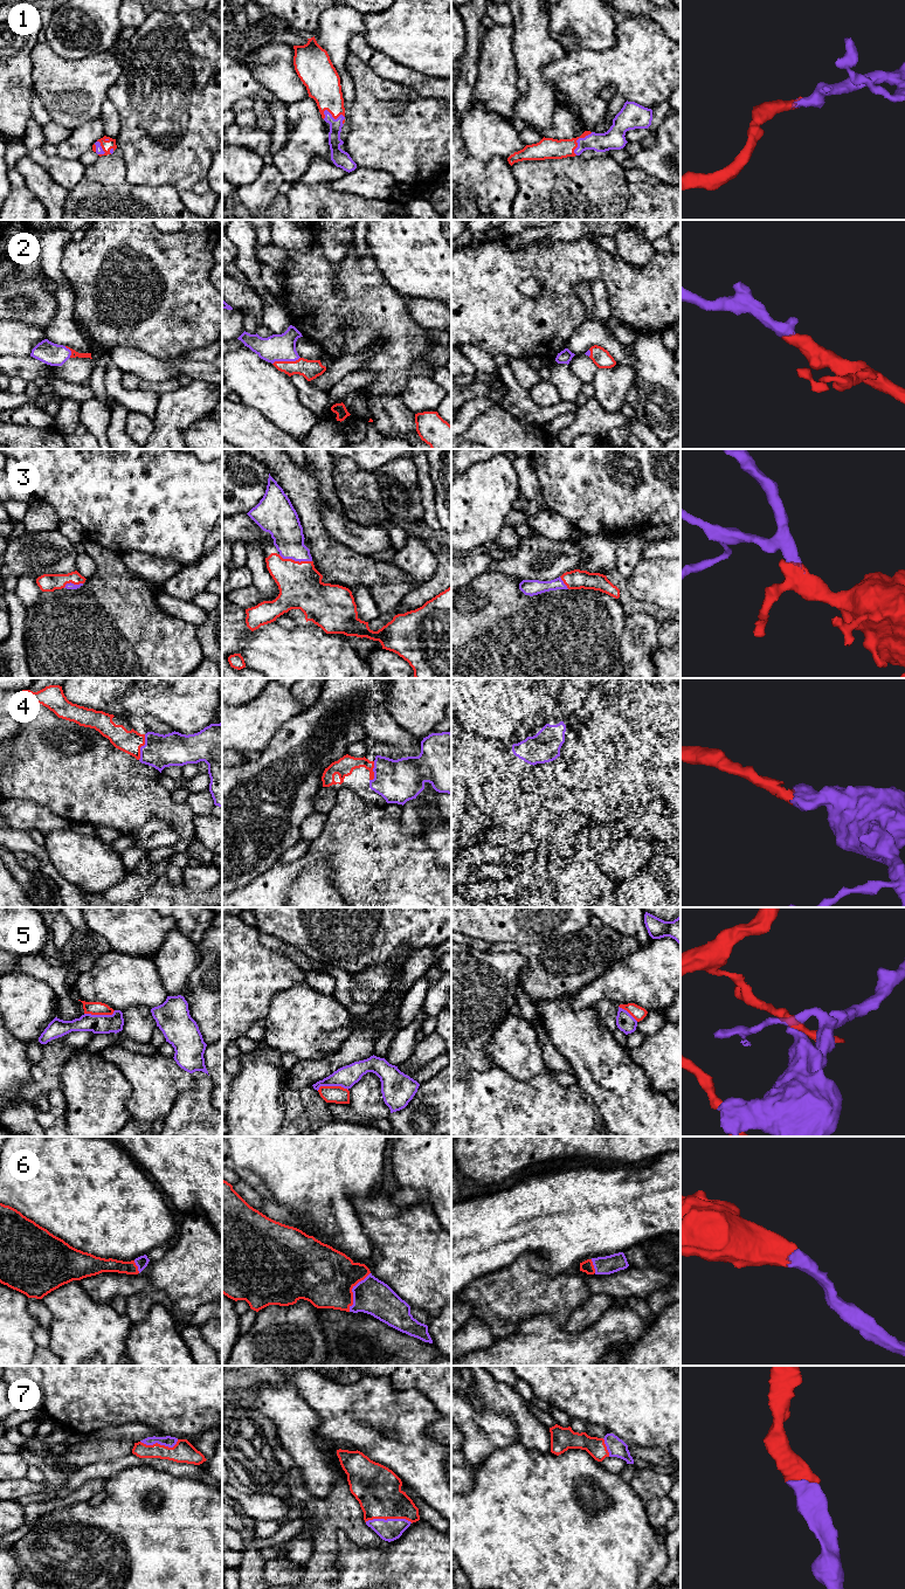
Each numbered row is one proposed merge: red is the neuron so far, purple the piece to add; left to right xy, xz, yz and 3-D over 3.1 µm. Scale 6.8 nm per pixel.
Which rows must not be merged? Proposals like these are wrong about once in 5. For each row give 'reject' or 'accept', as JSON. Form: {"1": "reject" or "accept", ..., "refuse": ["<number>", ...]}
{"1": "accept", "2": "accept", "3": "accept", "4": "accept", "5": "reject", "6": "accept", "7": "accept", "refuse": ["5"]}

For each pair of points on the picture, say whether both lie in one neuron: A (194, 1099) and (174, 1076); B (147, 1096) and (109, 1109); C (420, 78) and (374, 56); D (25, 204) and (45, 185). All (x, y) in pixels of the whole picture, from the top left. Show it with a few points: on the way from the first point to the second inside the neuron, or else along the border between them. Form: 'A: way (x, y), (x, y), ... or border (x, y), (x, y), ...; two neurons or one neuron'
A: border (192, 1073), (194, 1084), (178, 1096), (170, 1111); two neurons
B: border (123, 1076), (131, 1087), (126, 1100), (131, 1117); two neurons
C: way (408, 76), (386, 68); one neuron
D: border (26, 186), (45, 207); two neurons

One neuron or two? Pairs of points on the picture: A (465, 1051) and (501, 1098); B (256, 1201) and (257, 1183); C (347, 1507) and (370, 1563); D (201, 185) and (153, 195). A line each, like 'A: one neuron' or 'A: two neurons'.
A: two neurons
B: two neurons
C: two neurons
D: two neurons

